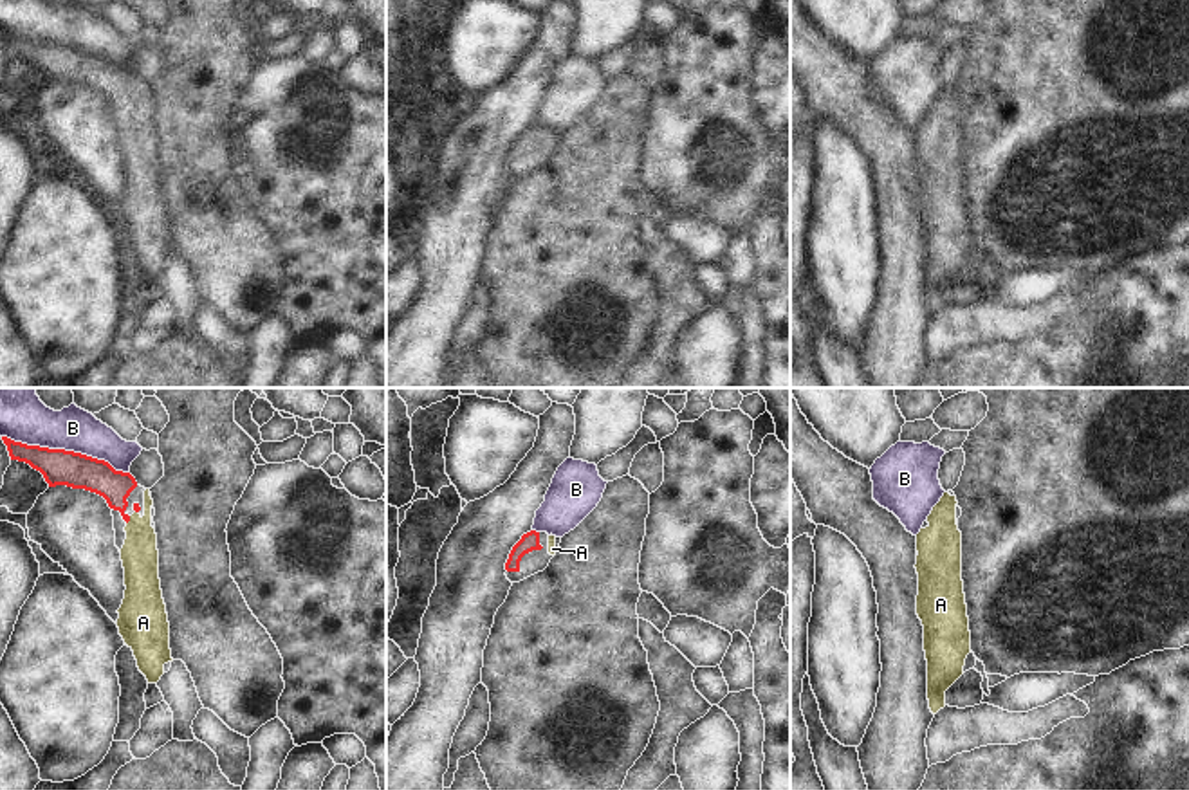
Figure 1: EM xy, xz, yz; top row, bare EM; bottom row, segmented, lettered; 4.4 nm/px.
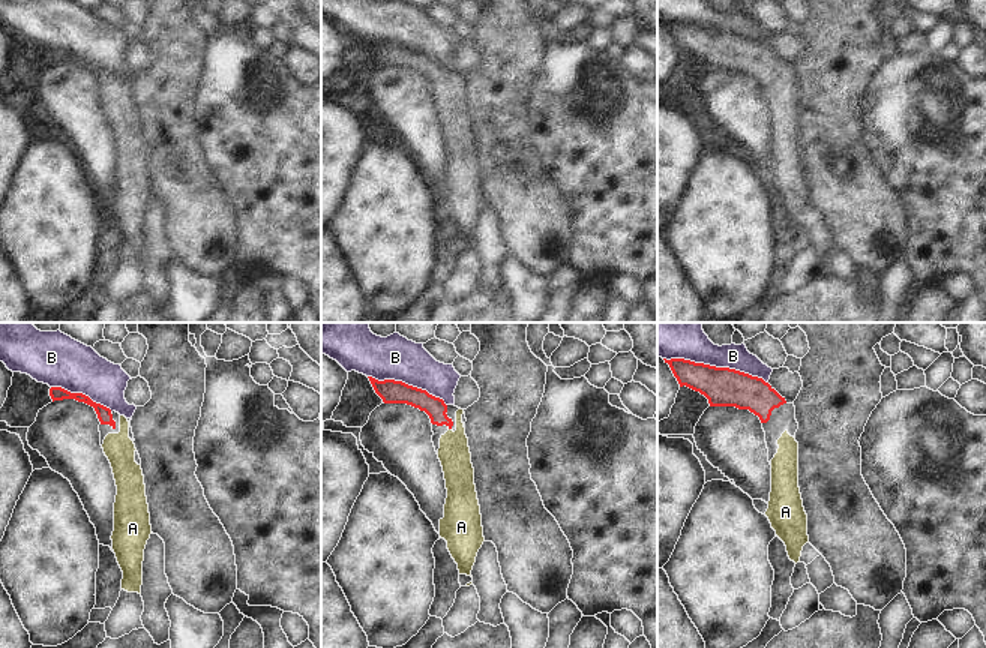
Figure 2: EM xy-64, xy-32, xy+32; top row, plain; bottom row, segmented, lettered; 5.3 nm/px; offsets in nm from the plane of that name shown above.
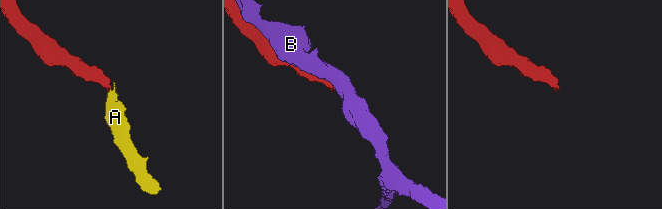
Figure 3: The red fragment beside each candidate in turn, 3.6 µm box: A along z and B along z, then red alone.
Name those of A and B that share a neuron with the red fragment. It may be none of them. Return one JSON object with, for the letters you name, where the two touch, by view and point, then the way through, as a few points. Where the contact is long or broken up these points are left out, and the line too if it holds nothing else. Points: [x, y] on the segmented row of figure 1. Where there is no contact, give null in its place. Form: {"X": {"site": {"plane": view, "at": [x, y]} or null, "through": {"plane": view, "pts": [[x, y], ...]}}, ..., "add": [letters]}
{"A": {"site": {"plane": "xy", "at": [129, 520]}, "through": {"plane": "xy", "pts": [[98, 477], [116, 495], [129, 520], [139, 531], [139, 554]]}}, "add": ["A"]}

